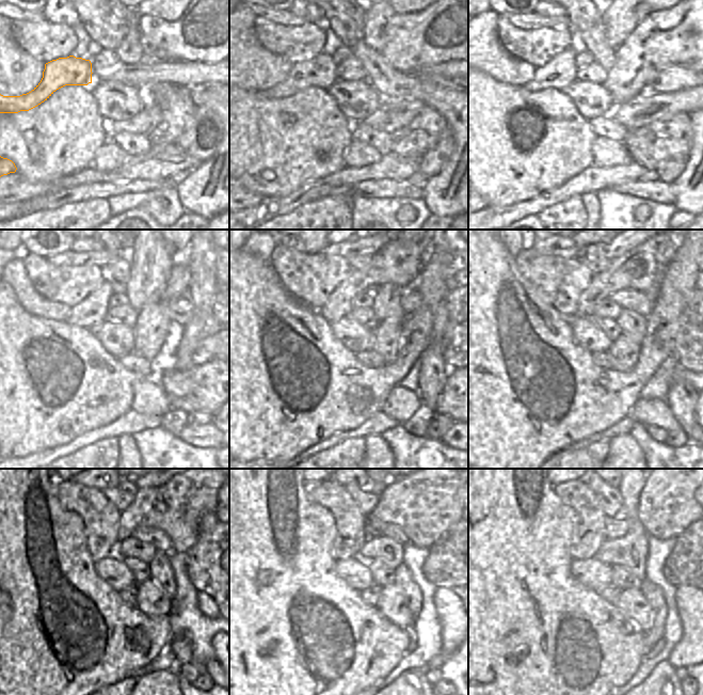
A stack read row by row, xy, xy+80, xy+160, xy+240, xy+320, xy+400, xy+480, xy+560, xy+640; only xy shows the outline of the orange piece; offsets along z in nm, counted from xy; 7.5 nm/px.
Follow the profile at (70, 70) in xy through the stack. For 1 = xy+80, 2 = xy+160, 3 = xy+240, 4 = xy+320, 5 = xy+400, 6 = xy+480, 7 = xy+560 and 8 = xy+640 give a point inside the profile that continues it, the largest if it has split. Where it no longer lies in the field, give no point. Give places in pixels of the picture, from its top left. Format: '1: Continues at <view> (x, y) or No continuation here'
1: Continues at xy+80 (319, 72)
2: Continues at xy+160 (560, 72)
3: Continues at xy+240 (93, 309)
4: Continues at xy+320 (400, 263)
5: Continues at xy+400 (642, 268)
6: Continues at xy+480 (175, 507)
7: Continues at xy+560 (424, 504)
8: Continues at xy+640 (667, 506)

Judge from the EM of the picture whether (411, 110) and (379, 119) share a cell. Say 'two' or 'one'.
one

